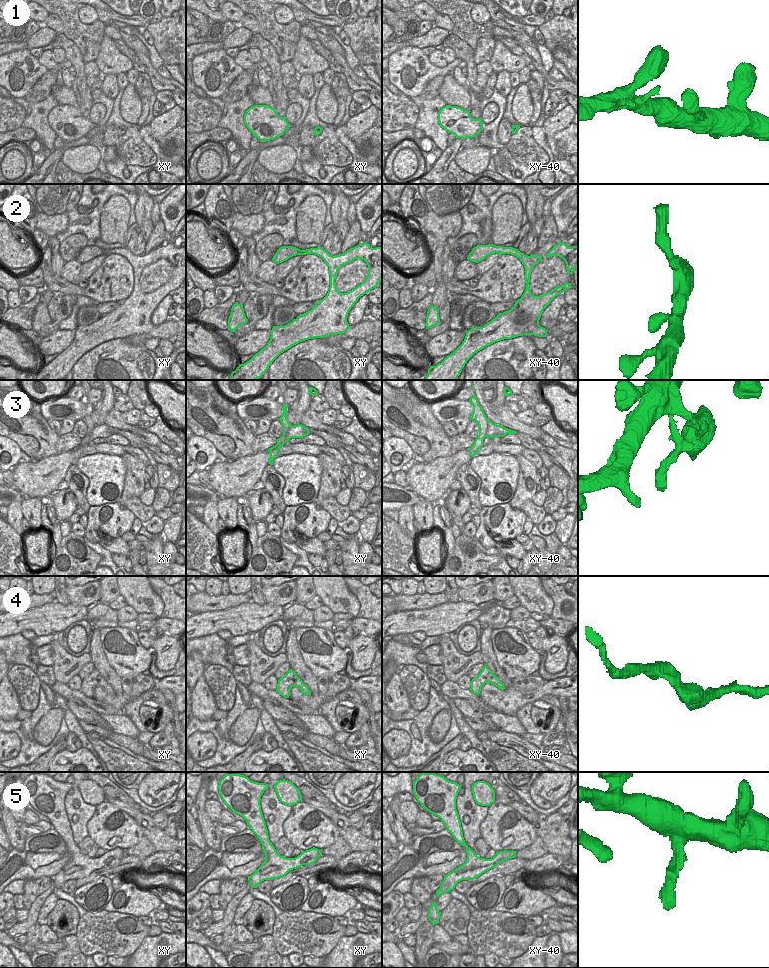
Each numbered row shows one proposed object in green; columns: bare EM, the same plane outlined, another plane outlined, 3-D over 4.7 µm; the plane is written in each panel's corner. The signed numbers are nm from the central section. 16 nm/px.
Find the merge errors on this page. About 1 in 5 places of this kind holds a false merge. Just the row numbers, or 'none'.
none

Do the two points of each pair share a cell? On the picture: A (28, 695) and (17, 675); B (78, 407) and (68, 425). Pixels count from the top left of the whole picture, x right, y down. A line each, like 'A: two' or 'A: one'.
A: one
B: two

